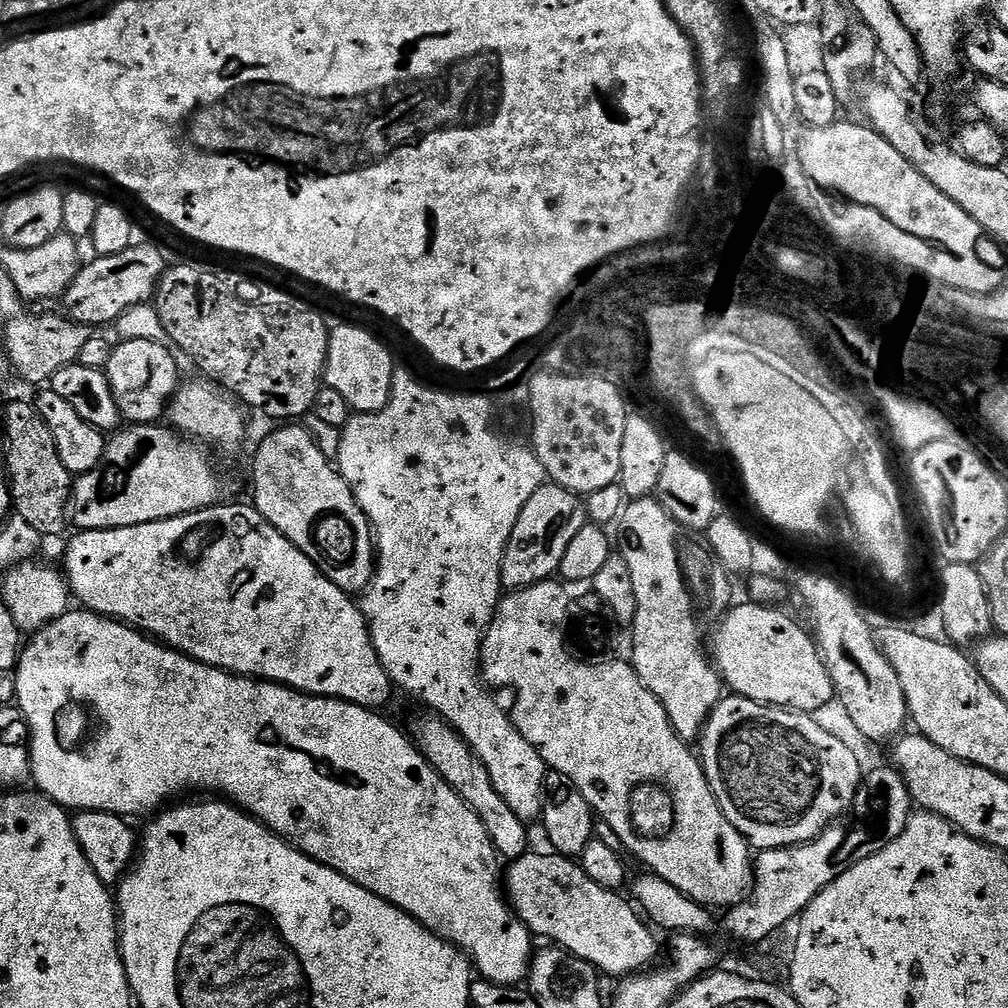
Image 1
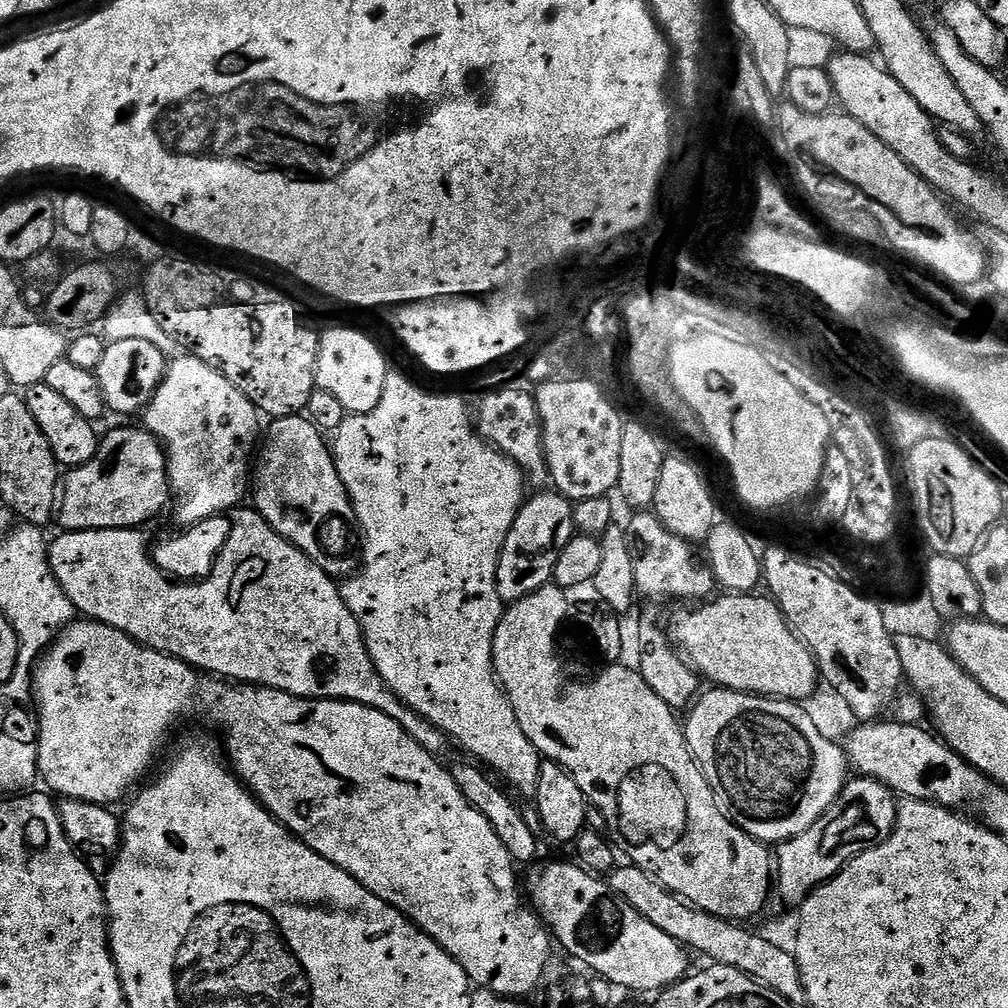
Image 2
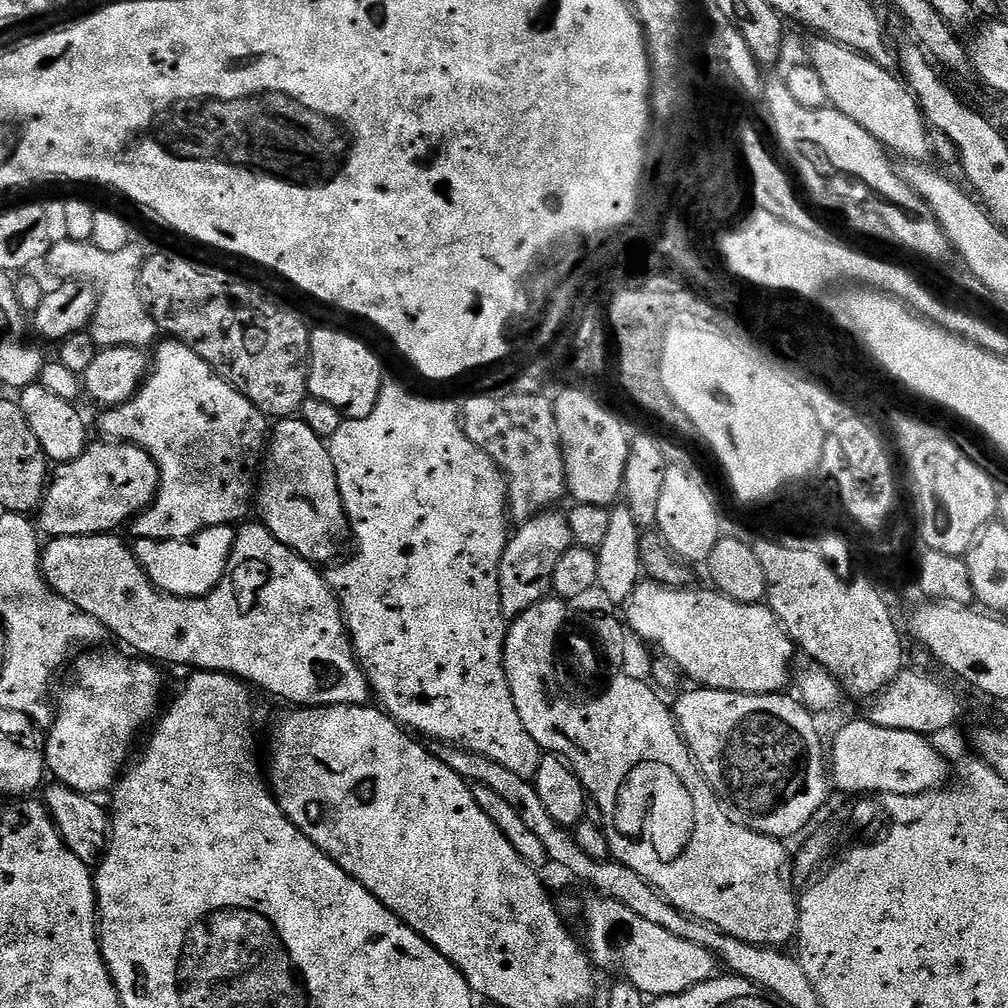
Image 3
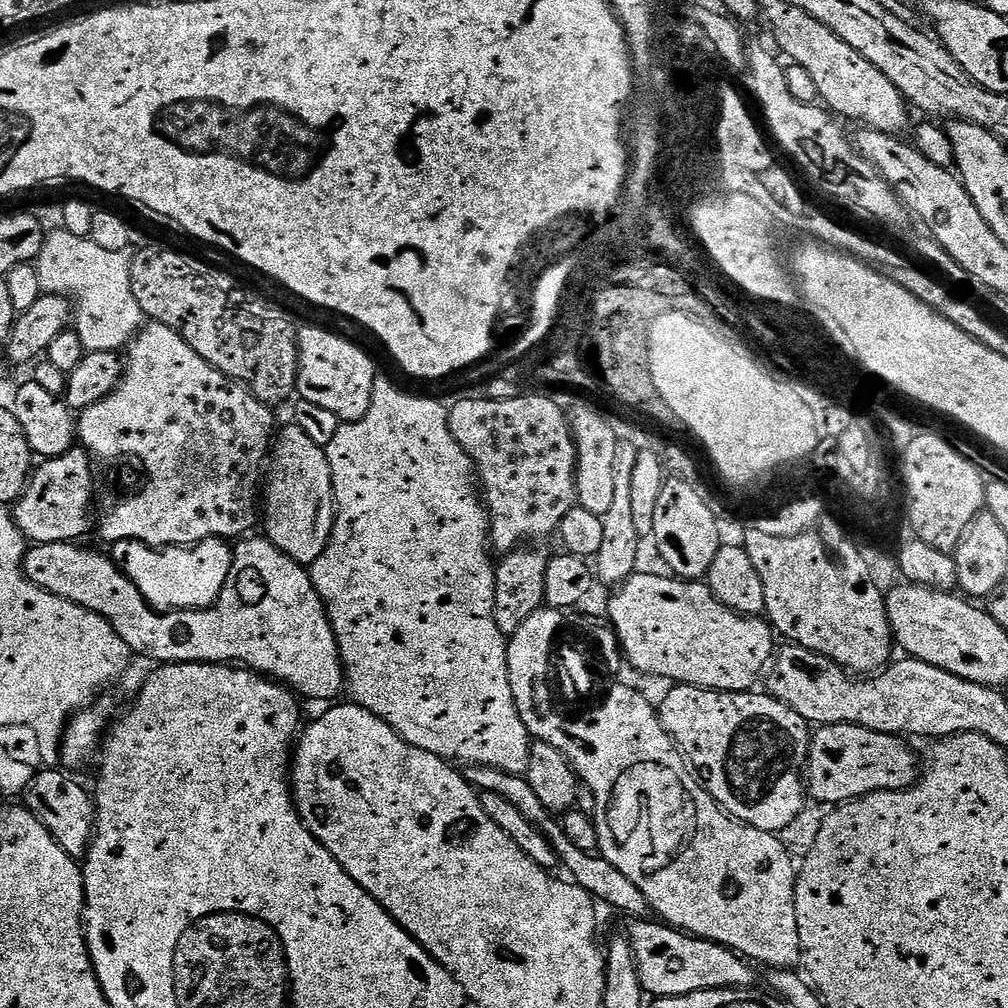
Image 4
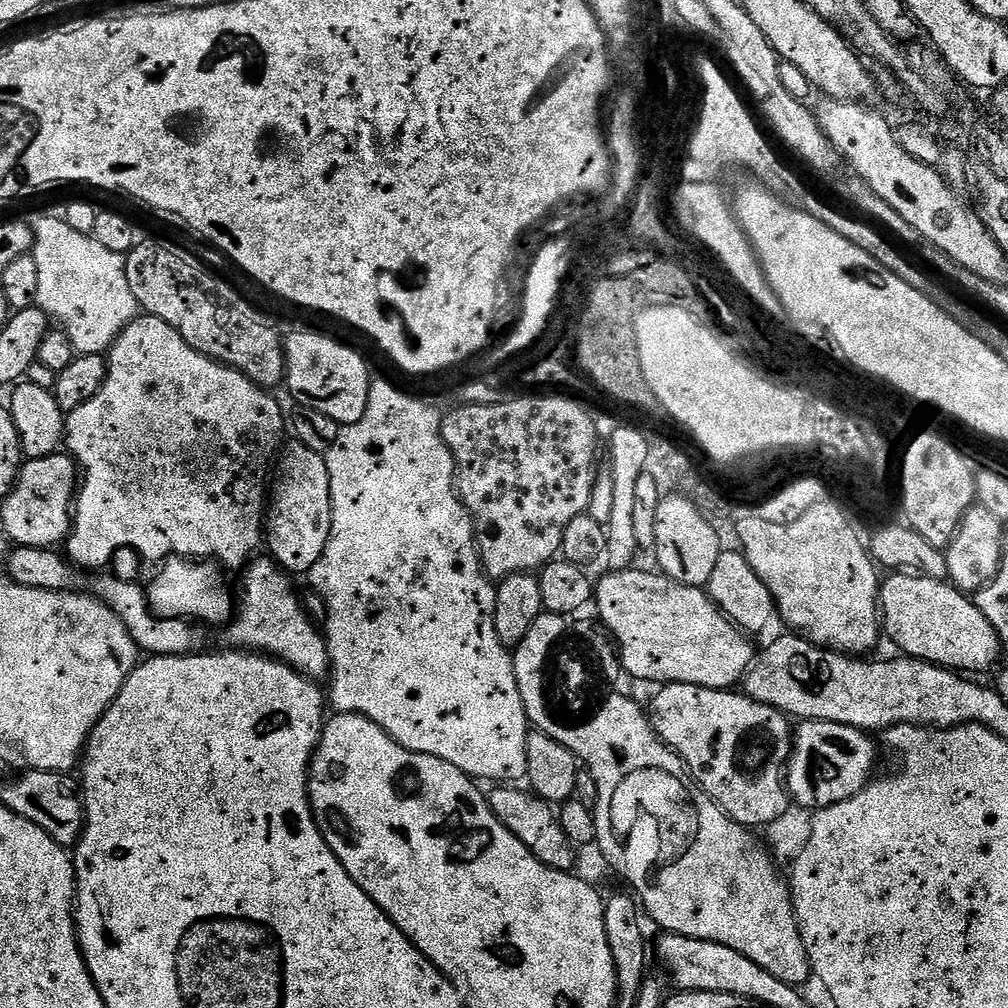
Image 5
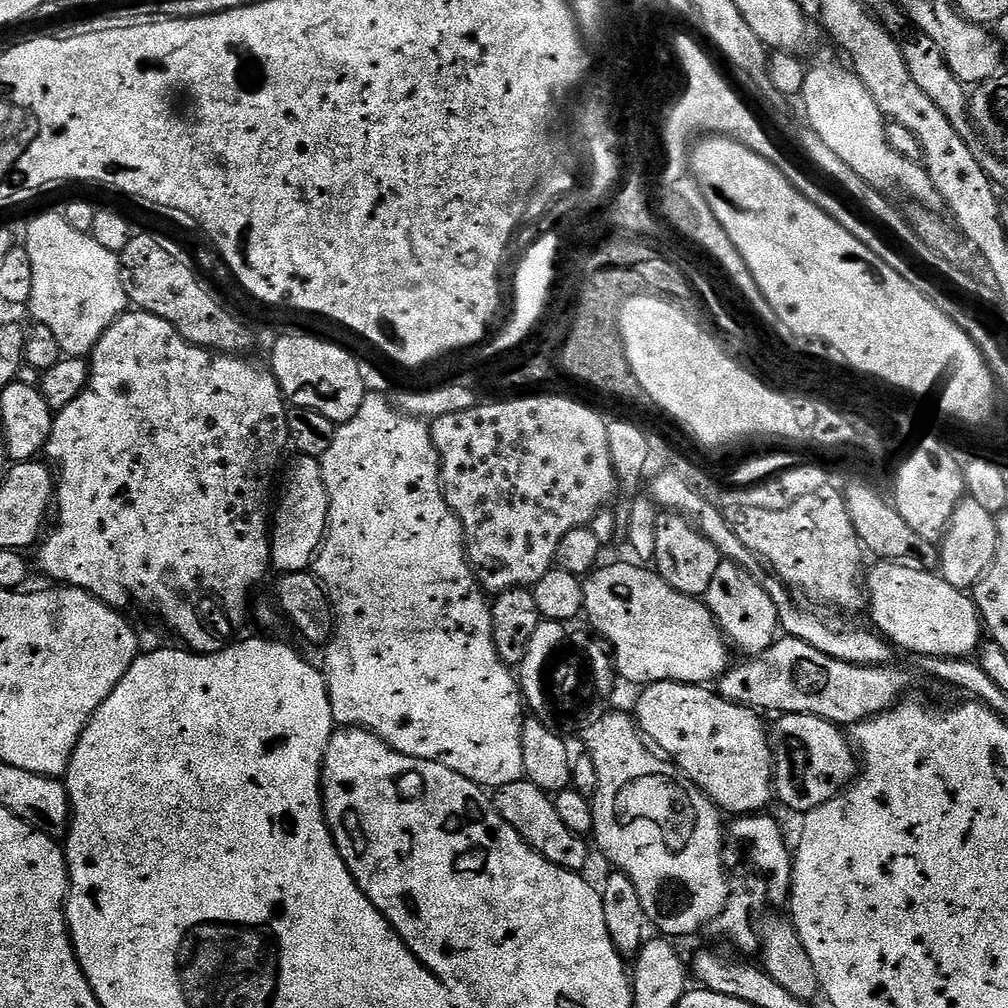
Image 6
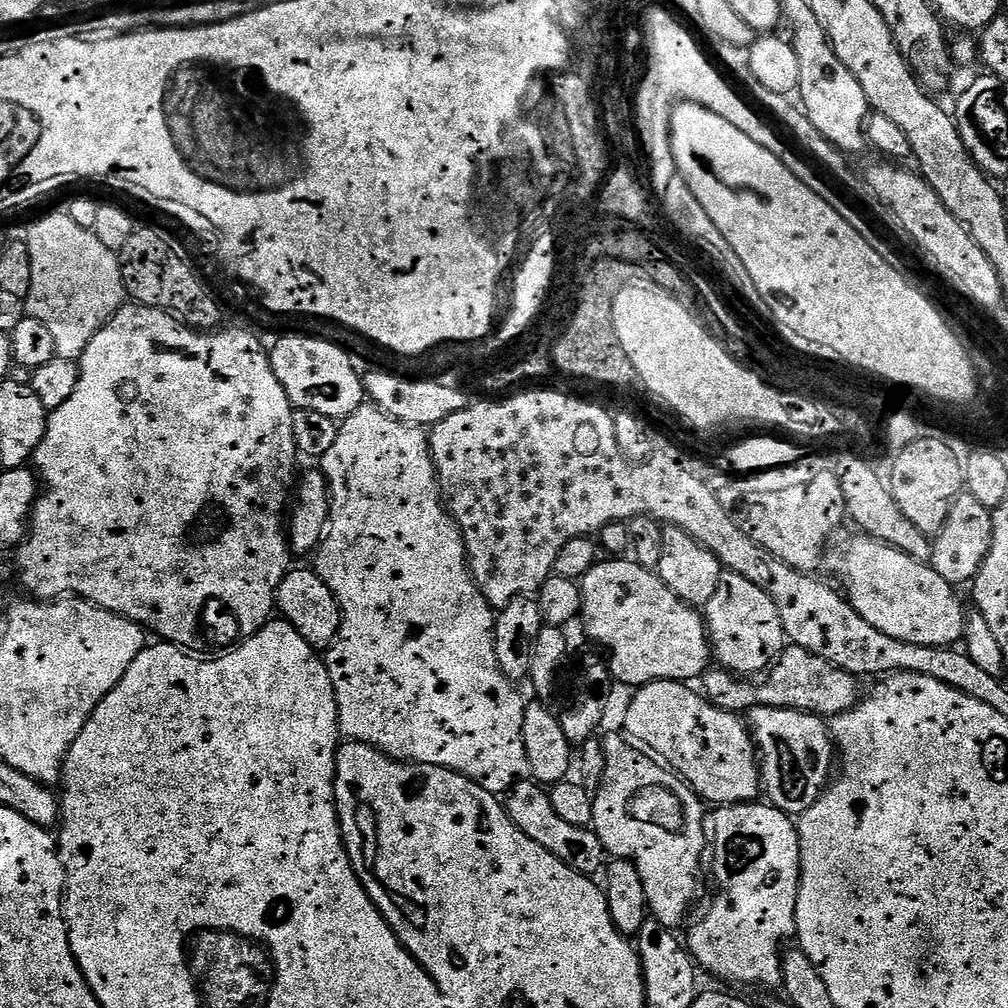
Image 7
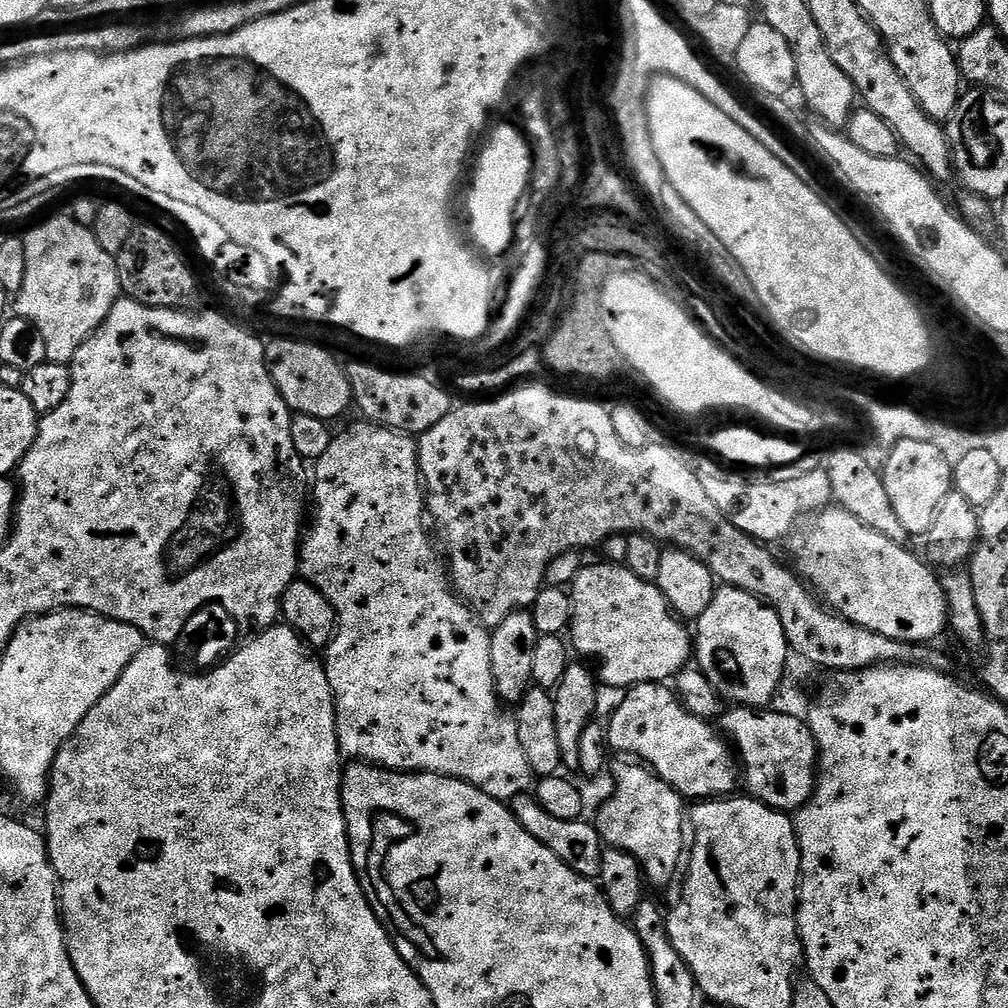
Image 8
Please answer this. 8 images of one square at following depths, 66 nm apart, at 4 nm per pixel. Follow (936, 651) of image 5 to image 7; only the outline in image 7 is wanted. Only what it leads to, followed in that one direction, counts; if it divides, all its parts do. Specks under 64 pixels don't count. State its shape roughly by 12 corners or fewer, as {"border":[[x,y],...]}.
{"border":[[856,534],[843,595],[874,630],[947,648],[966,608],[931,563]]}

